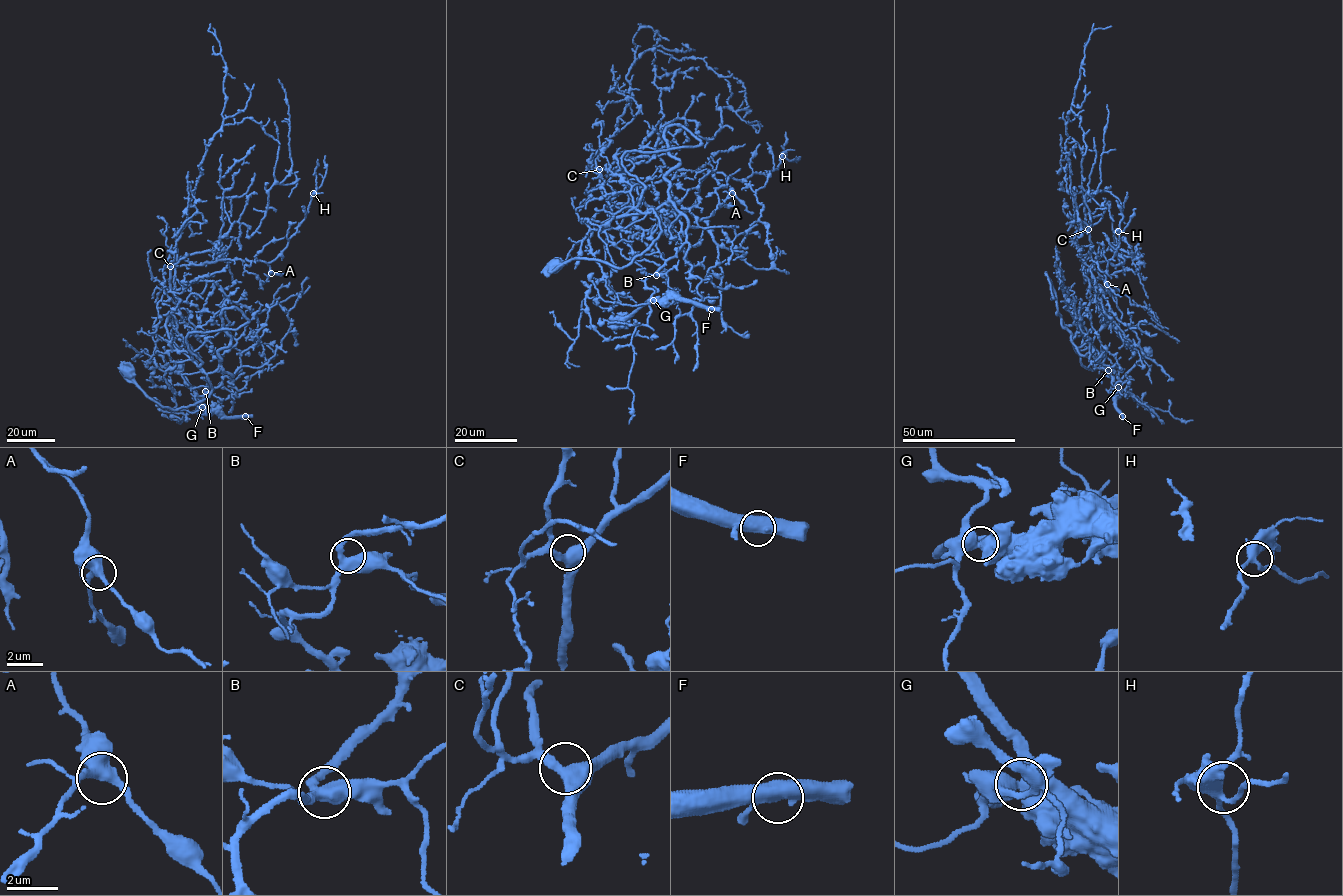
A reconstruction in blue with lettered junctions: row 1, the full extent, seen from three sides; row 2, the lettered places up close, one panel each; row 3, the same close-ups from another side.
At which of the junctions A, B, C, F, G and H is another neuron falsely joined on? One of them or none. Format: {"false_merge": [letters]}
{"false_merge": ["G"]}

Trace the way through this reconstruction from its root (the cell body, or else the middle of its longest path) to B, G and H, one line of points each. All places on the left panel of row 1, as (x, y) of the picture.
B: (216, 409), (201, 408), (203, 406), (197, 399), (202, 399), (205, 391)
G: (216, 409), (202, 407)
H: (216, 409), (197, 399), (232, 376), (220, 366), (205, 373), (169, 337), (174, 269), (272, 261), (313, 193)

